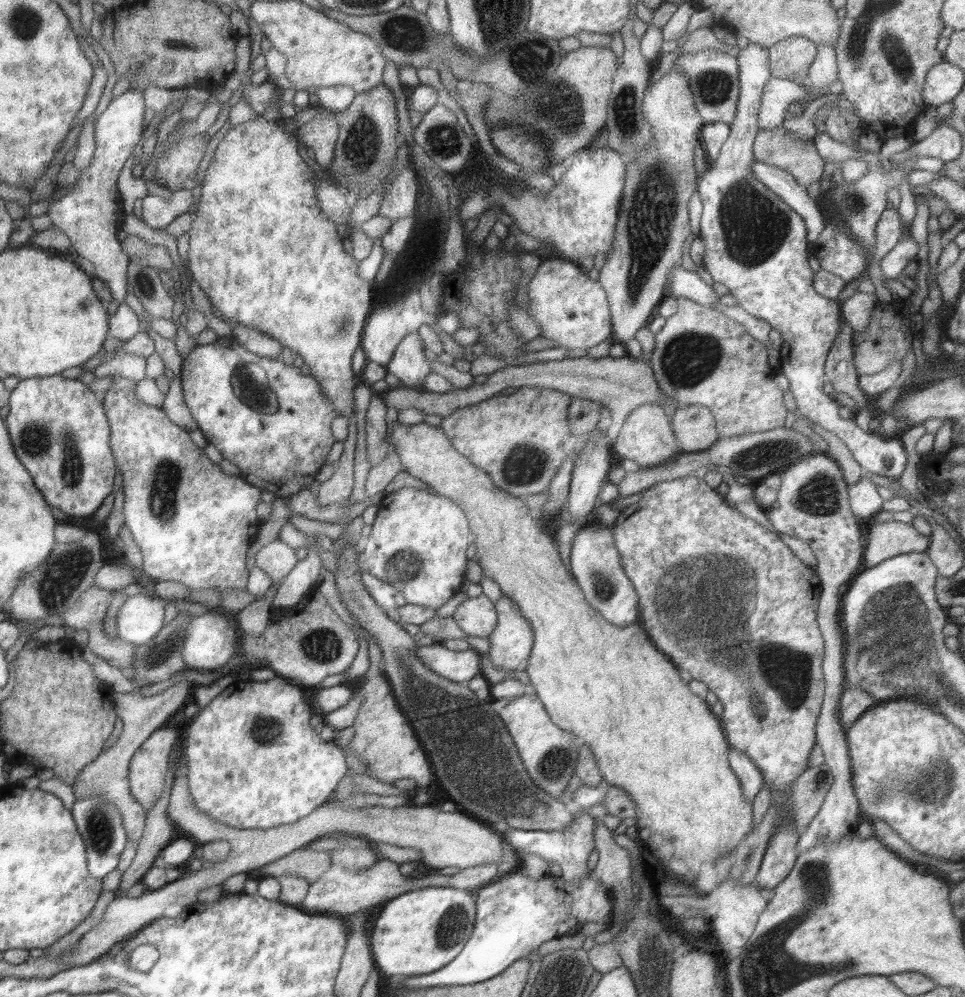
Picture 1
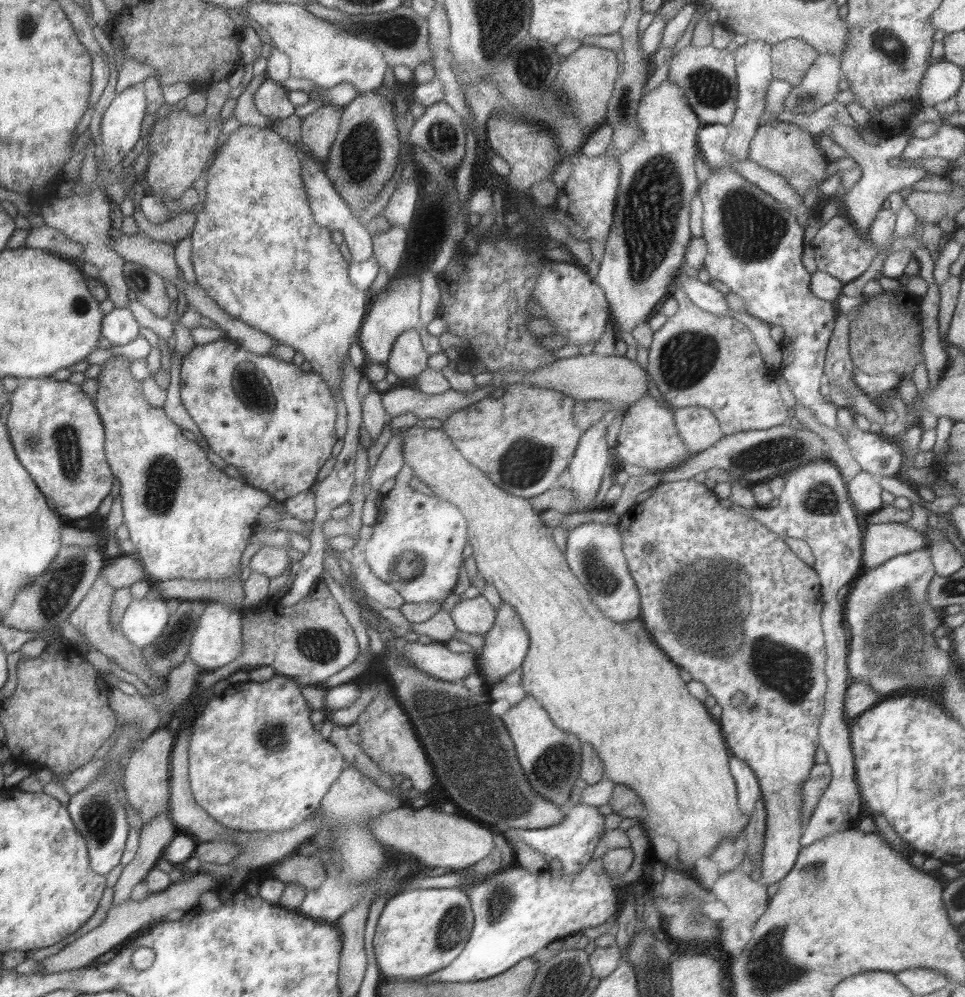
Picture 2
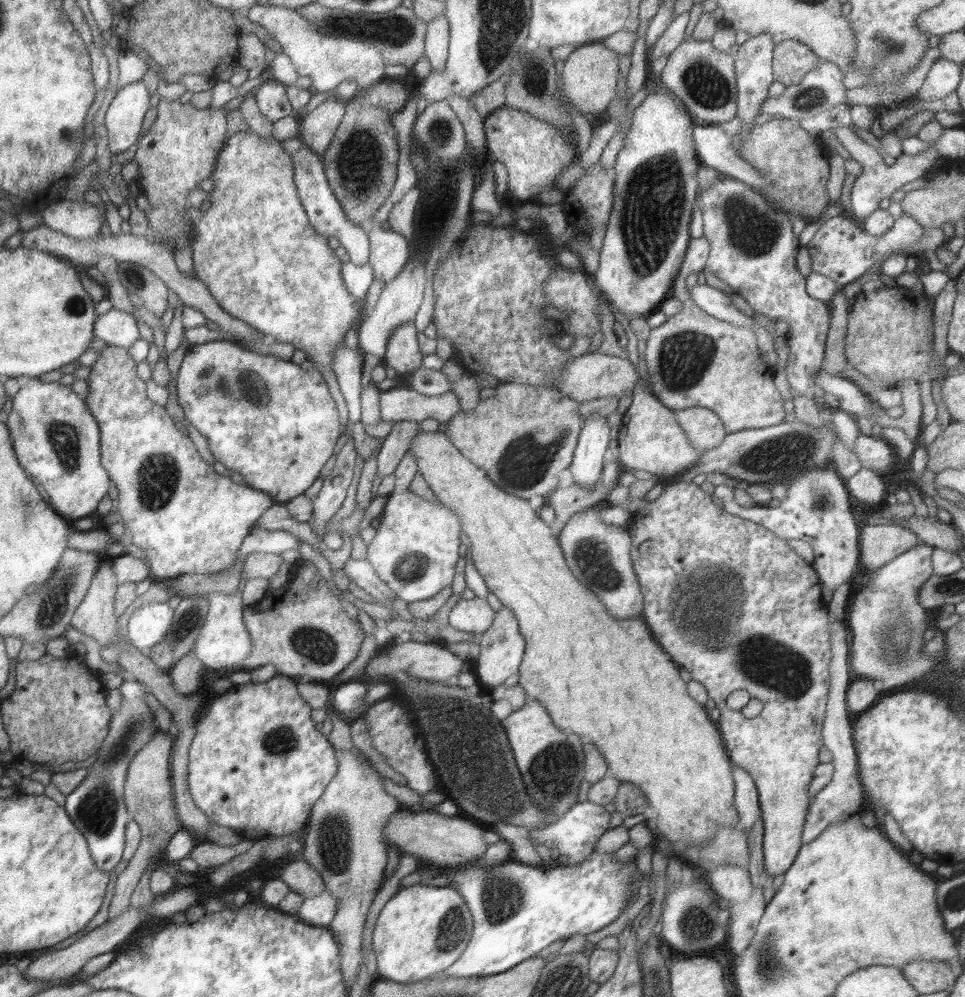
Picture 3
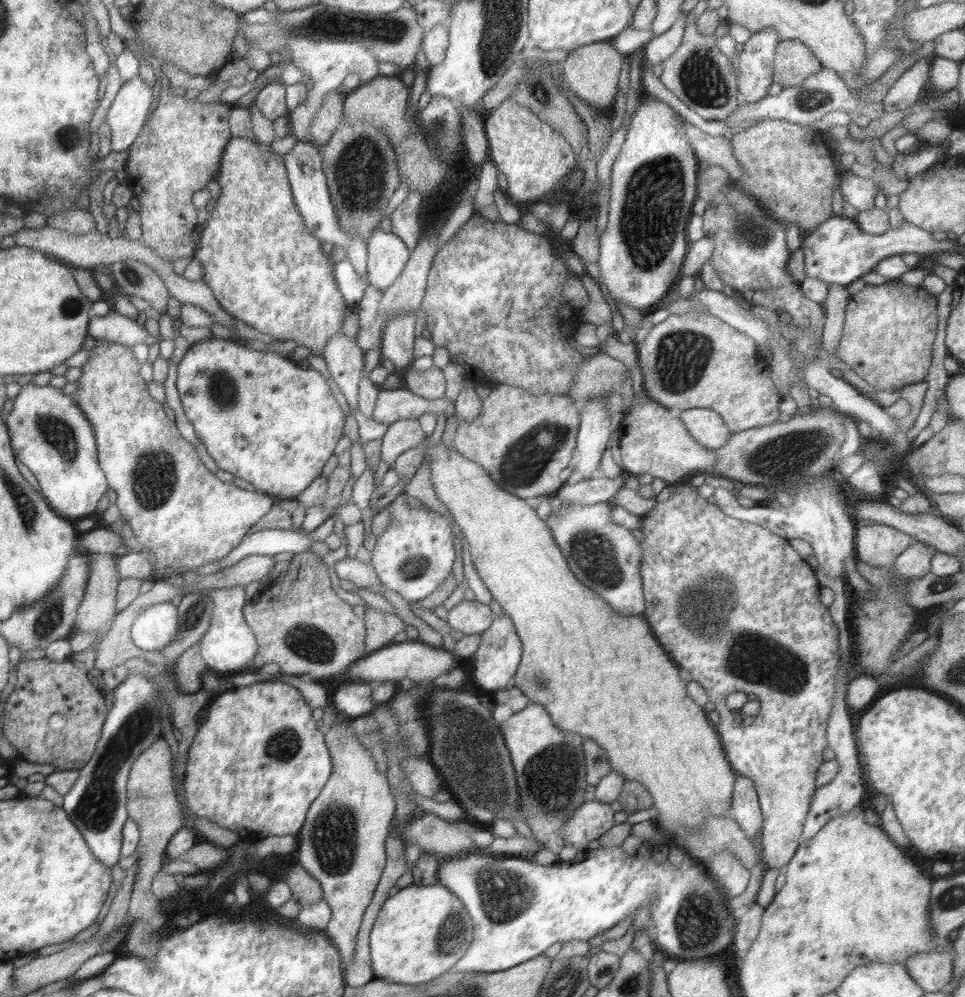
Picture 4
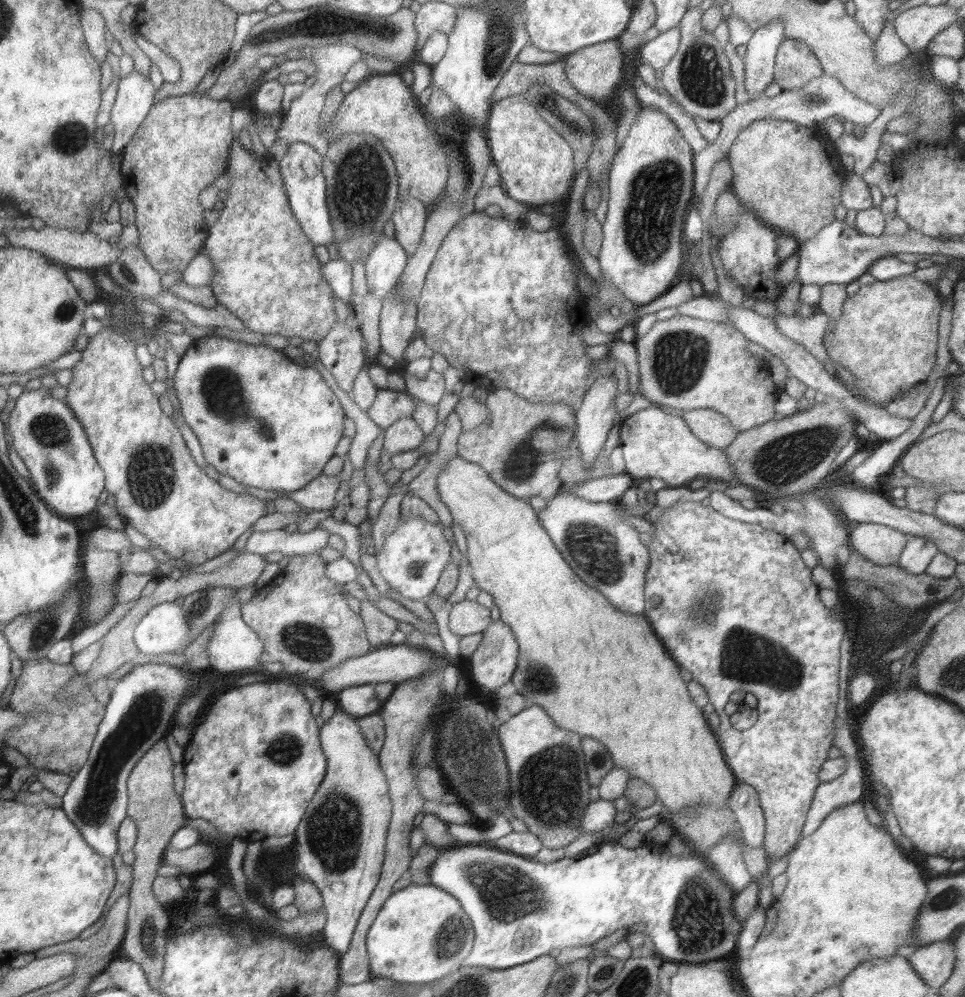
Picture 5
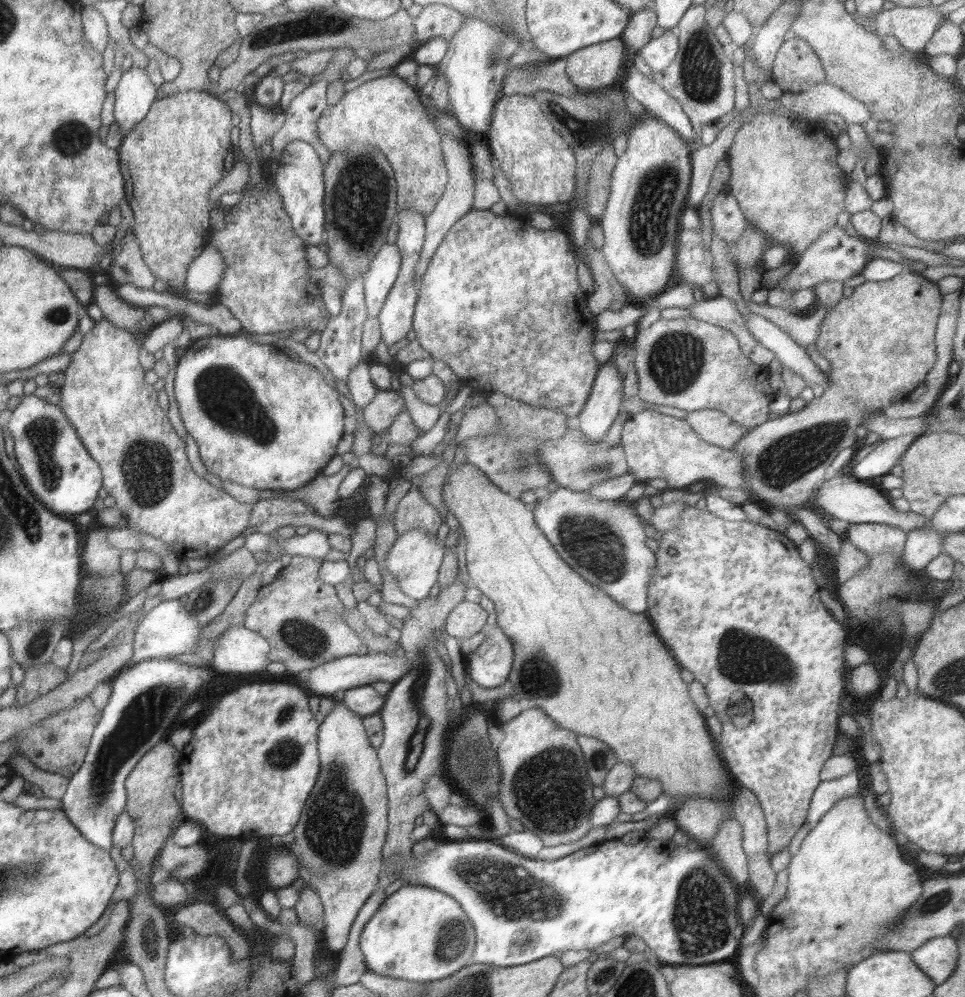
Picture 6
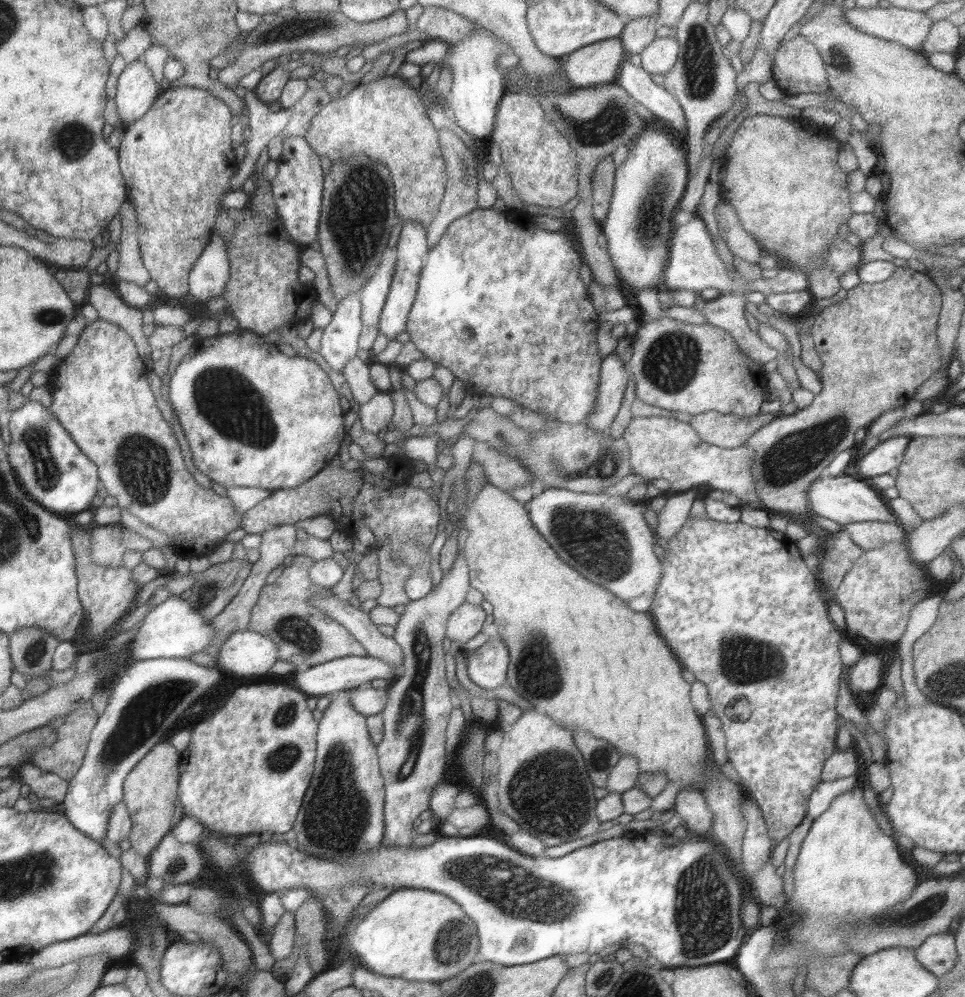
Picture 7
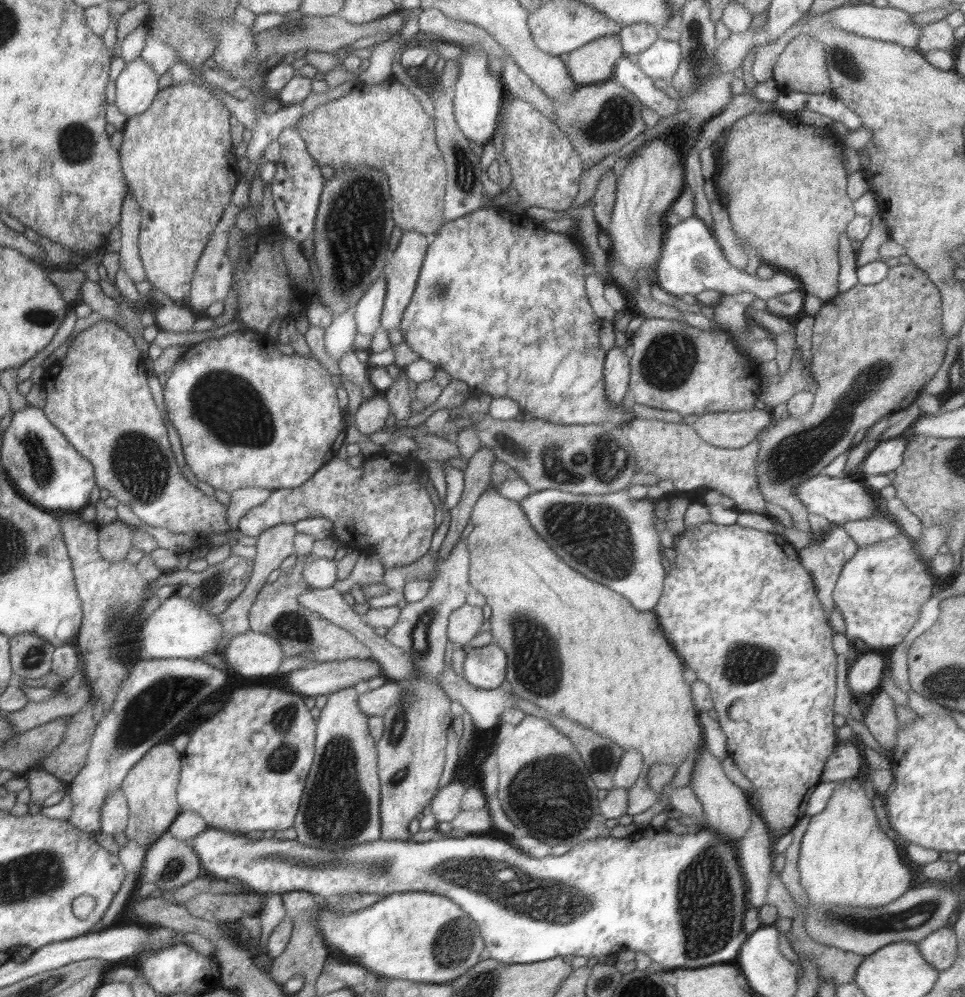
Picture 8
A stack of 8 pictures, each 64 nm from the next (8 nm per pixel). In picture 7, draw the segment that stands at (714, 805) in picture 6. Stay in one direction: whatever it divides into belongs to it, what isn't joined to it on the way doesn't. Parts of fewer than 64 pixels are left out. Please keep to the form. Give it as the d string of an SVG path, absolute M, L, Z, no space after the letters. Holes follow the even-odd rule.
M684 788L676 794L672 810L682 816L690 834L711 838L712 811L706 807L706 797L698 789Z

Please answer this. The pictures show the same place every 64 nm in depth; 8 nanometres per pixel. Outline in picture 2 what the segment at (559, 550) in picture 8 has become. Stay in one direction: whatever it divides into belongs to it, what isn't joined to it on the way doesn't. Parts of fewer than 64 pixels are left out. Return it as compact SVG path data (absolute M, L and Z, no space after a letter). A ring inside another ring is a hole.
M597 521L582 523L575 528L569 528L567 536L566 561L570 571L578 577L582 586L590 594L592 602L608 618L614 622L628 622L638 619L640 616L640 593L630 575L624 546L622 546L622 534L618 524L598 523Z

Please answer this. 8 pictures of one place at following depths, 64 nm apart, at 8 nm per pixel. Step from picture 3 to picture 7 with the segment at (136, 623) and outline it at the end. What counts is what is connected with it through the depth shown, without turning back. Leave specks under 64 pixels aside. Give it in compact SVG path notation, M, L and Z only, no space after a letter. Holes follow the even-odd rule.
M168 597L163 603L152 608L140 625L128 651L136 661L150 659L188 658L194 653L204 650L214 639L214 628L211 621L204 618L188 600L180 597Z

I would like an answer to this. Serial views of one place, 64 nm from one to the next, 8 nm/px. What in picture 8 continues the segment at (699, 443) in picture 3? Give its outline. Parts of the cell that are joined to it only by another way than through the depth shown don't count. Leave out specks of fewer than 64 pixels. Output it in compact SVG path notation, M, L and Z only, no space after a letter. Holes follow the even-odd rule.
M762 409L740 412L706 413L692 425L707 444L718 448L740 449L753 442L768 427L772 412Z

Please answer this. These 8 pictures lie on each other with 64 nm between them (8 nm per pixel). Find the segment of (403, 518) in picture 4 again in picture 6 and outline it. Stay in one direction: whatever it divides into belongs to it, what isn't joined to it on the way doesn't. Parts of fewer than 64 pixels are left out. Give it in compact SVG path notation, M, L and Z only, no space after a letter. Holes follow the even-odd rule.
M412 527L412 529L404 531L402 535L398 535L398 538L392 543L384 562L385 570L396 578L396 582L404 594L419 601L424 600L429 596L436 580L440 580L438 575L445 556L444 550L446 547L436 535L426 533L420 527Z

